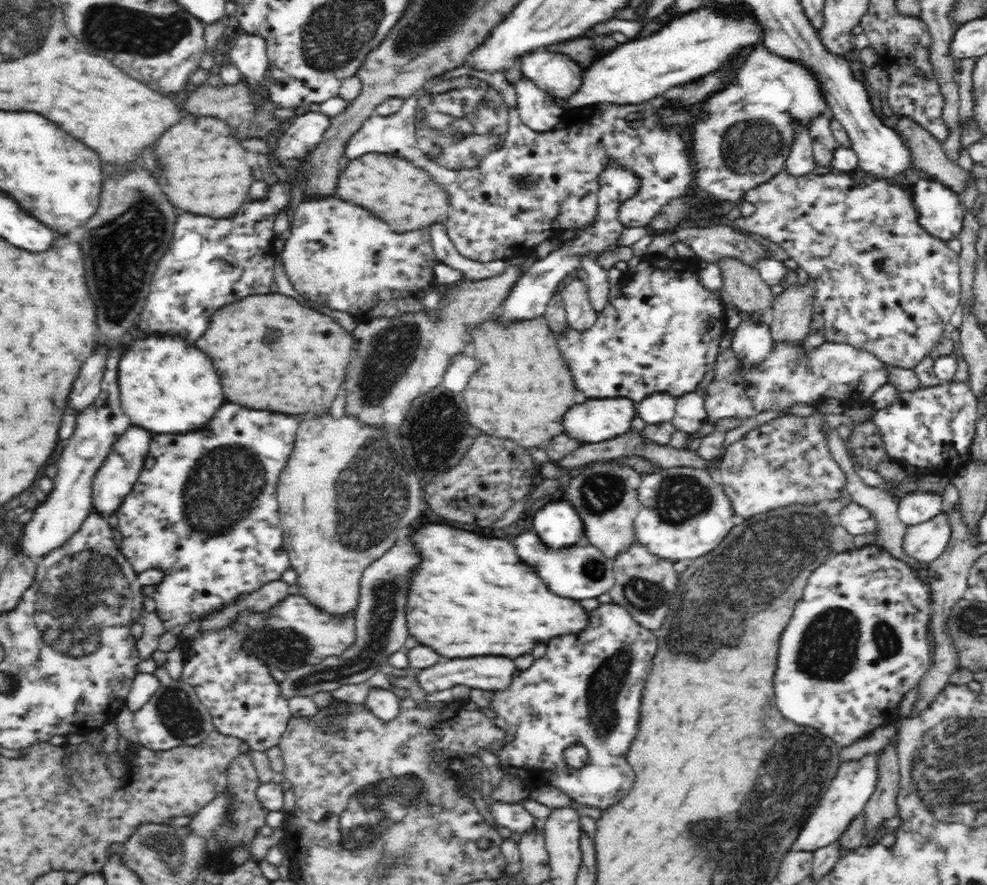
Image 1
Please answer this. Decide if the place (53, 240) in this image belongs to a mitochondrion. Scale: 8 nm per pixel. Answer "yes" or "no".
no

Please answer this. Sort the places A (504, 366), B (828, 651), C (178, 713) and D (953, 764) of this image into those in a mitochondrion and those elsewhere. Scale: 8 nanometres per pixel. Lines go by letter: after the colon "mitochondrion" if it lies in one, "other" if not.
A: other
B: mitochondrion
C: mitochondrion
D: mitochondrion

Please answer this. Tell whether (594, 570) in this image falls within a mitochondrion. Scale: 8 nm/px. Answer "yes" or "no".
yes

